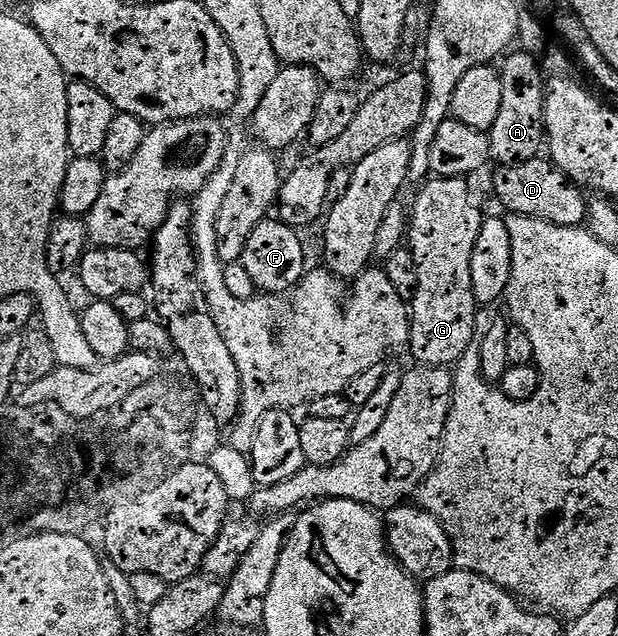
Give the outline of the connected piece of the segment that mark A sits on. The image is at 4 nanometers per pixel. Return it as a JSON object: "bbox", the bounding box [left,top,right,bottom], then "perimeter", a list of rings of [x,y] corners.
{"bbox":[487,49,547,165],"perimeter":[[[517,49],[504,56],[499,70],[503,81],[503,105],[499,105],[499,118],[487,133],[490,156],[494,160],[498,159],[498,164],[501,165],[531,161],[542,154],[547,143],[545,133],[547,75],[543,70],[542,60],[527,51]]]}

